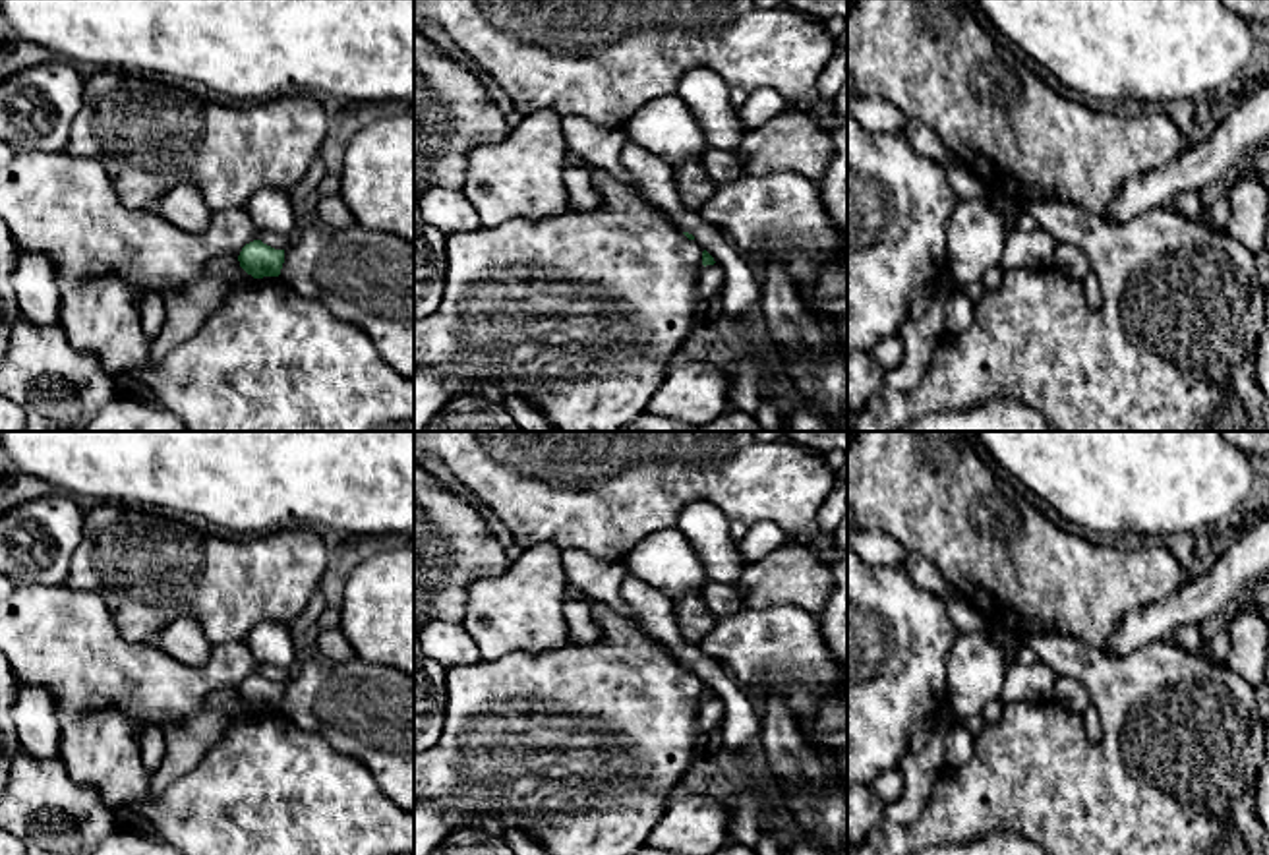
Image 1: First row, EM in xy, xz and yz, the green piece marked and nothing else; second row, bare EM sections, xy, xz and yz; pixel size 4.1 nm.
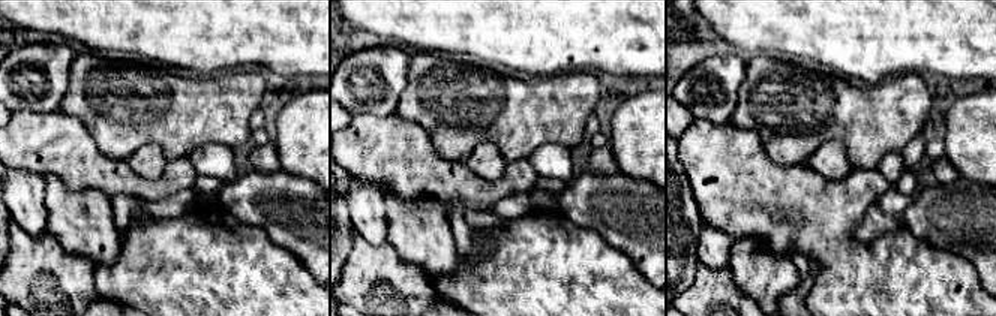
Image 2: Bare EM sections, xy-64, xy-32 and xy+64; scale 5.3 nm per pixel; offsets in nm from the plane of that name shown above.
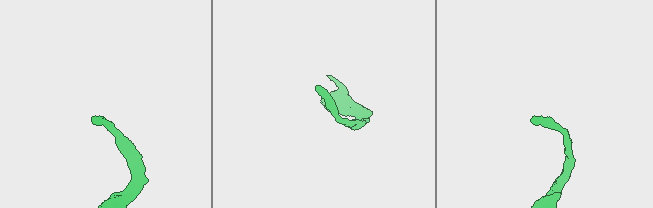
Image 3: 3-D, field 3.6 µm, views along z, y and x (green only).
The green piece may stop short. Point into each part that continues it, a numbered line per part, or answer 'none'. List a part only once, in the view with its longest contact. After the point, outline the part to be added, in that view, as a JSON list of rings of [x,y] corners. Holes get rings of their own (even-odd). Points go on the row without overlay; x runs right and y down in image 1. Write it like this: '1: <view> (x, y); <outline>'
none

